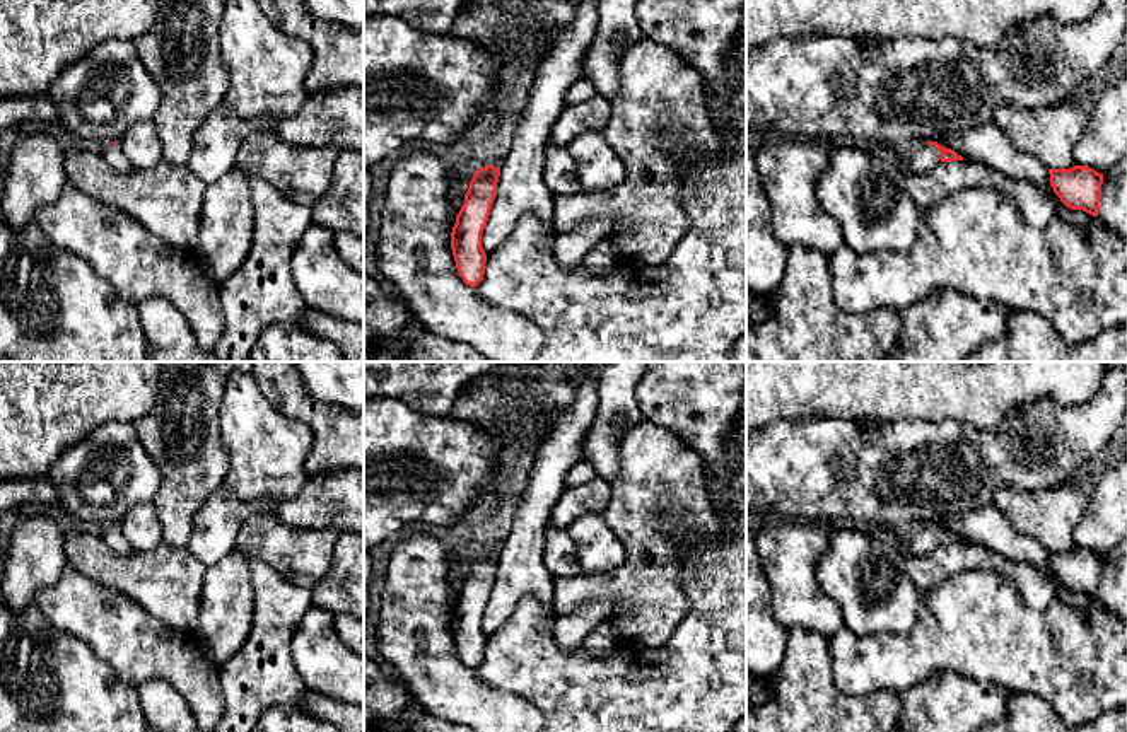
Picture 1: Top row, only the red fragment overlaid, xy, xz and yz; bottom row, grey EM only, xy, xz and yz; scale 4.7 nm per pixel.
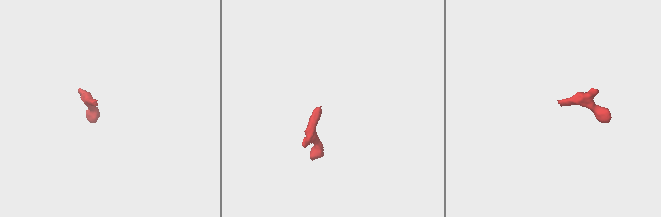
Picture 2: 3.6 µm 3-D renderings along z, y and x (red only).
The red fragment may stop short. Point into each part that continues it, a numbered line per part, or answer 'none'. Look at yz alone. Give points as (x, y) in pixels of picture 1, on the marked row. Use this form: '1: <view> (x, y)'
1: yz (929, 157)

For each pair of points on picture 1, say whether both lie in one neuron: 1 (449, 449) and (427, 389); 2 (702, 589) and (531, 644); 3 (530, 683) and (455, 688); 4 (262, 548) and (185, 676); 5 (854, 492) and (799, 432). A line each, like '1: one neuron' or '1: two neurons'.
1: two neurons
2: one neuron
3: two neurons
4: two neurons
5: one neuron

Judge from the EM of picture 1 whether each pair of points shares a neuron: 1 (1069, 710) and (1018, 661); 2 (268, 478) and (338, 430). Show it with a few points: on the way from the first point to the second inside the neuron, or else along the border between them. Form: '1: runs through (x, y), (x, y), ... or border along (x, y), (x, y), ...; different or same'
1: runs through (1066, 695), (1033, 662); same
2: border along (287, 417), (311, 432), (309, 475); different

